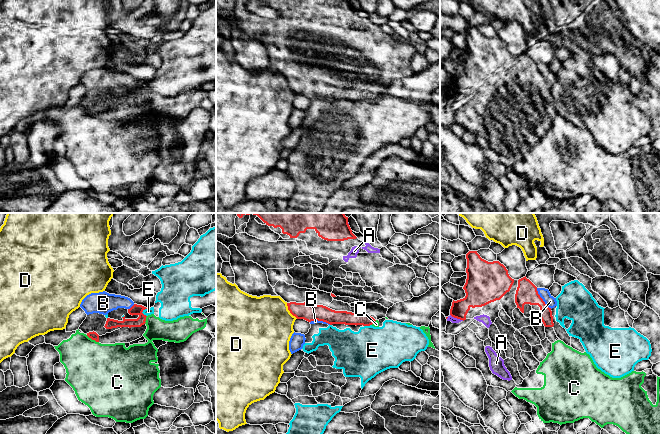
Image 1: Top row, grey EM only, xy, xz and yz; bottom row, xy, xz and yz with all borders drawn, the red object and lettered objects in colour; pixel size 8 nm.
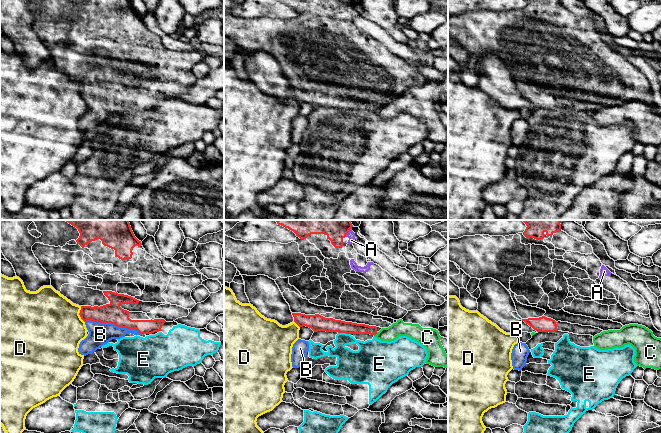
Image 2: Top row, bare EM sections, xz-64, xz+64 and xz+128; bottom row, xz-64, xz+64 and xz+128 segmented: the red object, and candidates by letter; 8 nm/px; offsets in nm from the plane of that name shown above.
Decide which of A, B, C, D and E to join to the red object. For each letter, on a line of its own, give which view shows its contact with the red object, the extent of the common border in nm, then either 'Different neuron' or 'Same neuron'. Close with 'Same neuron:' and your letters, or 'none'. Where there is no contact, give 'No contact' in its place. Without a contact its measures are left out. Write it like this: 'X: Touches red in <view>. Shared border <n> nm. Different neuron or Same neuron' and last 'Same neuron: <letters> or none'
A: Touches red in yz. Shared border 120 nm. Same neuron
B: Touches red in yz. Shared border 200 nm. Same neuron
C: Touches red in xy. Shared border 120 nm. Different neuron
D: Touches red in xz. Shared border 160 nm. Different neuron
E: Touches red in xy. Shared border 70 nm. Different neuron
Same neuron: A, B

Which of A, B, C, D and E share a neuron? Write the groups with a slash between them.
A B / C / D / E

